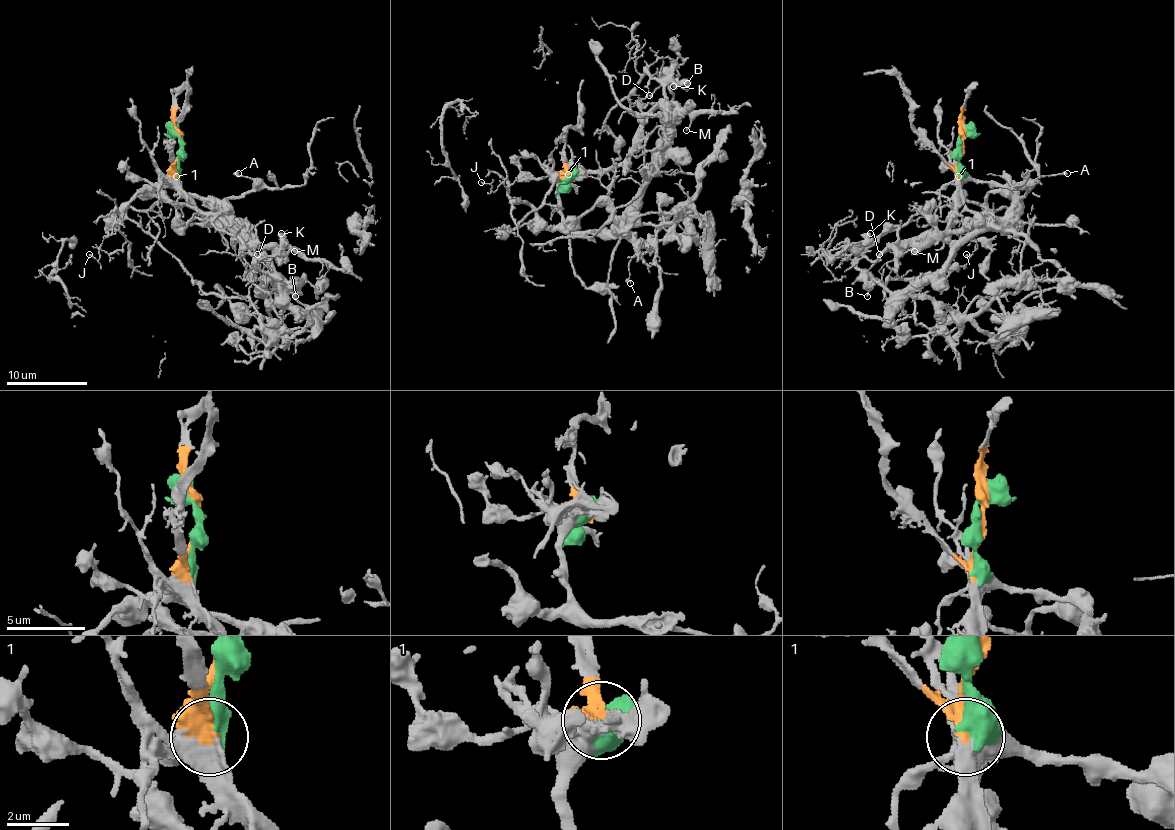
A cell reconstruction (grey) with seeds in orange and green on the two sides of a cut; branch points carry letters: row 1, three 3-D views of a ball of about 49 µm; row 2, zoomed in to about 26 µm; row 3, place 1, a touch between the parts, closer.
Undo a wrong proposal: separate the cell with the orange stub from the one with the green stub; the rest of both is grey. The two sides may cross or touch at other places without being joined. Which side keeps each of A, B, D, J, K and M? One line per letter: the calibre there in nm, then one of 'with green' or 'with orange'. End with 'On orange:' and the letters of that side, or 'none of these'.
A: 220 nm thick; with green
B: 170 nm thick; with green
D: 170 nm thick; with green
J: 130 nm thick; with green
K: 550 nm thick; with orange
M: 180 nm thick; with orange
On orange: K, M

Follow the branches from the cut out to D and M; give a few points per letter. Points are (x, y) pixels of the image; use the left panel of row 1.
D: (180, 142), (178, 164), (166, 181), (182, 193), (208, 197), (251, 240), (273, 270), (275, 292), (257, 254)
M: (180, 142), (176, 185), (202, 211), (214, 211), (247, 240), (297, 250), (293, 252)

